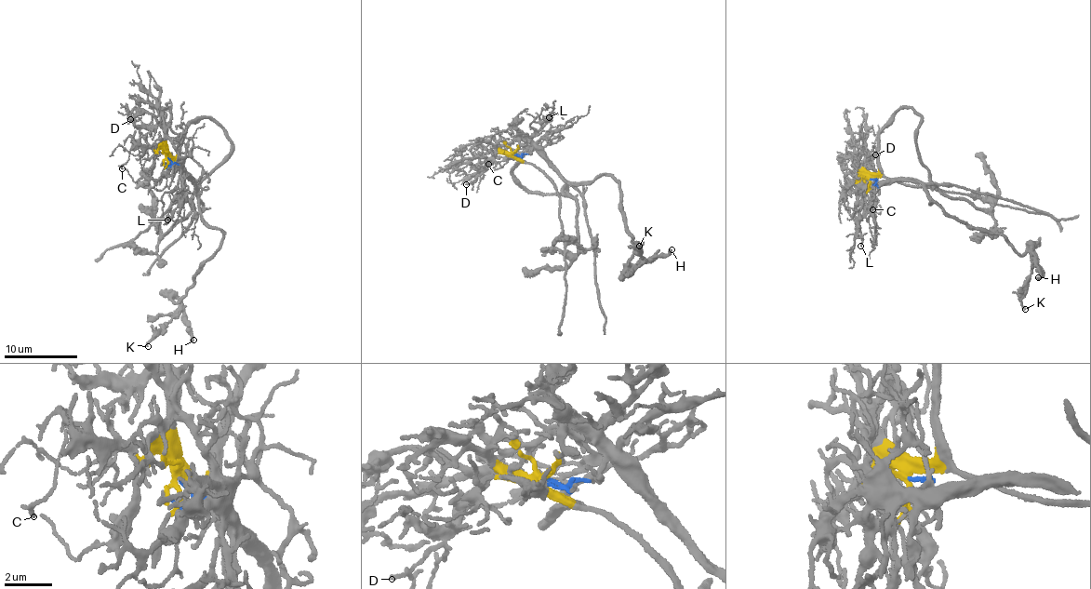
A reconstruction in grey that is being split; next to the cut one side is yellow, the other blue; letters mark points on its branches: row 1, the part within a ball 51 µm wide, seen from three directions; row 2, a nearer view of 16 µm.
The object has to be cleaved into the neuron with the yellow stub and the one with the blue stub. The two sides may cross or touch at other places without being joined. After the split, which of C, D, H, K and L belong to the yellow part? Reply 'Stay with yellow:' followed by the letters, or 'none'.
Stay with yellow: C, D

